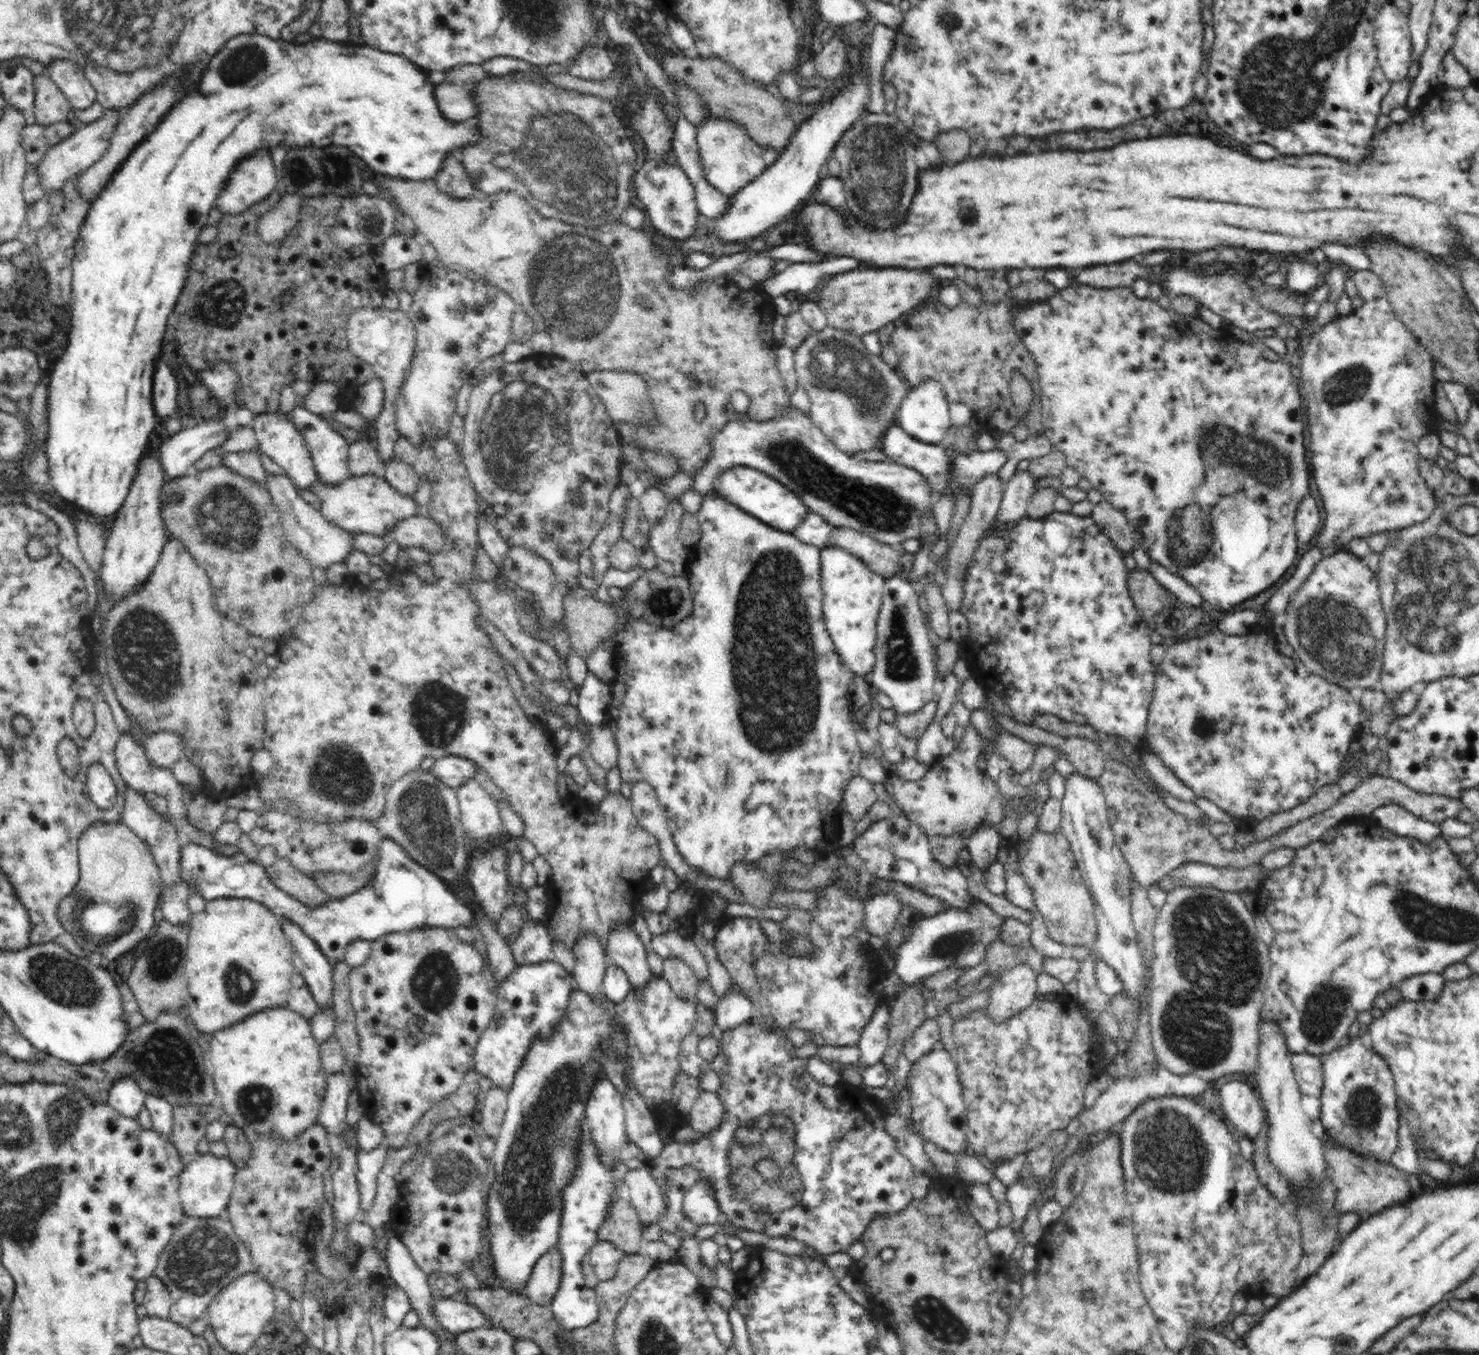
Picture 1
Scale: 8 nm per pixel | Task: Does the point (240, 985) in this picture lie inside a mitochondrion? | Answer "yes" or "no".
yes

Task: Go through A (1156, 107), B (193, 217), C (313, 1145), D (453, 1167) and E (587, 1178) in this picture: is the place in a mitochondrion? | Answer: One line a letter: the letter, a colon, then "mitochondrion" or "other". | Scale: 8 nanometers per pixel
A: other
B: other
C: other
D: mitochondrion
E: mitochondrion

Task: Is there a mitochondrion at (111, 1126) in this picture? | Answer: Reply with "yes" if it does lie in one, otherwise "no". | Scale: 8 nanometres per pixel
no

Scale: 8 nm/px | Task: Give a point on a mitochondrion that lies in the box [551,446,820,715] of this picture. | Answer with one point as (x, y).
(664, 602)

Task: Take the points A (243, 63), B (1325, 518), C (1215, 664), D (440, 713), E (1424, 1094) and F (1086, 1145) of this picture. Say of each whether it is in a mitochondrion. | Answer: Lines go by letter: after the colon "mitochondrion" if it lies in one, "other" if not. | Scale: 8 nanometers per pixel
A: mitochondrion
B: other
C: other
D: mitochondrion
E: other
F: other

